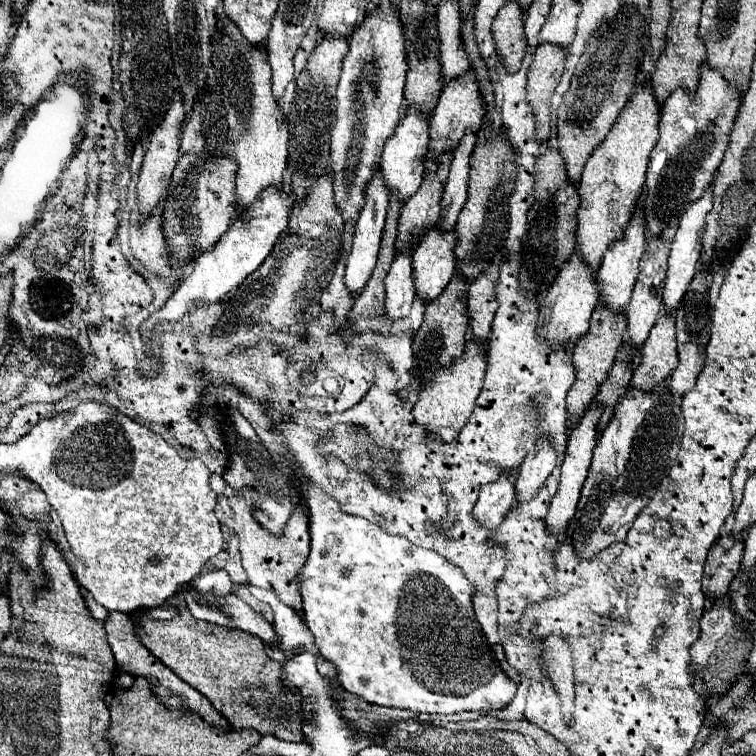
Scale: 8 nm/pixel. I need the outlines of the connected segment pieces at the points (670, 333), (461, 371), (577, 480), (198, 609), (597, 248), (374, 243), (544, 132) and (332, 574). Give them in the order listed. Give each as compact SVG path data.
M671 315L657 319L647 341L641 347L641 363L633 371L631 387L651 391L663 383L677 367L675 321Z
M467 341L465 351L455 361L455 365L447 369L439 369L433 383L421 387L419 401L413 407L415 423L421 429L427 429L427 433L439 435L443 443L455 441L461 427L469 421L469 415L475 407L475 399L483 387L483 377L485 377L485 349L479 349L471 341Z
M597 405L589 407L589 411L583 415L583 419L577 423L577 427L573 429L573 433L569 433L569 441L567 441L567 451L565 451L565 461L561 465L561 481L559 481L559 489L557 489L557 495L553 497L551 505L549 505L549 513L547 513L547 533L551 537L557 537L557 545L561 545L561 541L565 539L567 535L567 529L569 529L569 521L573 519L573 513L575 513L575 507L577 507L577 501L579 501L579 493L581 493L581 485L587 477L587 471L589 471L589 465L591 465L591 455L593 455L593 449L597 445L597 421L599 421L599 415L601 415L601 409Z
M213 569L213 571L201 575L197 579L195 587L191 591L185 591L185 601L187 601L187 607L189 607L191 615L197 617L197 619L247 631L247 633L251 633L251 635L255 635L255 637L259 637L263 641L277 641L273 625L269 625L263 619L263 615L255 613L245 601L241 601L235 595L235 587L233 587L233 583L231 583L231 579L229 579L229 575L227 575L225 569Z
M651 85L637 89L619 113L601 147L595 149L595 153L585 165L583 177L577 187L581 205L577 209L575 253L593 273L599 269L607 249L615 241L623 239L629 219L635 213L635 205L639 201L639 195L643 193L649 153L659 137L659 117L661 113L651 93Z
M375 173L375 177L369 181L367 189L365 189L365 205L361 209L357 227L355 227L355 239L353 239L353 249L351 255L347 257L347 269L345 269L345 287L353 297L359 297L359 293L363 291L363 287L367 285L375 263L377 263L377 251L379 251L379 243L381 243L381 235L383 235L383 225L385 225L385 215L387 215L387 207L389 207L389 193L387 187L381 179L381 173Z
M539 45L529 67L527 103L533 109L535 139L541 145L545 145L551 137L549 105L565 69L565 55L567 53L563 53L563 49L555 49L553 45Z
M319 489L307 491L307 505L311 509L311 553L297 575L297 587L299 587L301 599L303 599L303 621L309 627L309 631L313 633L321 655L335 665L337 681L345 691L355 693L355 695L359 695L365 701L375 703L375 705L409 709L415 713L421 713L421 711L425 711L425 713L489 711L489 709L501 709L513 699L515 683L511 679L507 679L505 673L501 671L501 667L499 667L487 639L483 637L483 631L481 631L475 615L473 615L473 609L471 609L473 585L465 579L465 575L455 565L451 565L443 555L439 555L431 549L421 549L421 547L413 545L405 537L389 535L387 531L383 531L383 527L367 521L365 517L343 513L339 509L339 505L331 497L327 497L325 493L321 493Z

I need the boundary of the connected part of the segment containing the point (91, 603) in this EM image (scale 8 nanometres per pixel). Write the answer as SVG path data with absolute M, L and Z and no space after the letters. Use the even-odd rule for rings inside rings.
M87 593L85 601L87 601L87 607L89 607L89 611L91 611L91 615L93 615L95 619L101 619L101 621L105 621L105 619L107 619L109 611L107 611L103 605L99 605L99 603L91 597L91 593Z

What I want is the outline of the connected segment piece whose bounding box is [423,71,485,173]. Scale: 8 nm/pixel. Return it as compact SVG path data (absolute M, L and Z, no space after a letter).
M471 71L463 73L461 77L449 81L439 97L439 103L435 107L435 113L431 117L431 129L429 129L429 147L425 153L425 173L431 173L431 169L435 169L435 153L443 153L443 149L455 149L457 141L461 141L463 135L469 133L477 133L481 129L483 123L483 101L479 97L479 89L475 83L475 77Z

